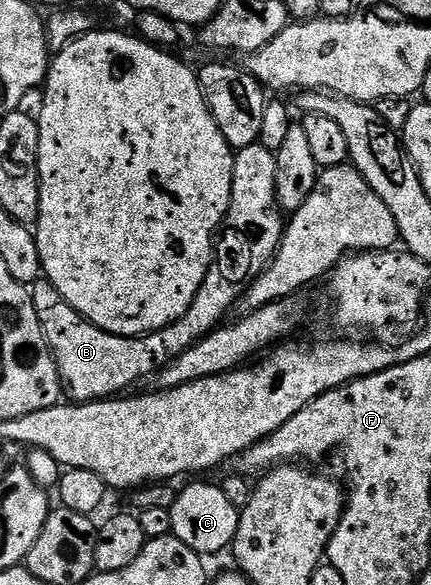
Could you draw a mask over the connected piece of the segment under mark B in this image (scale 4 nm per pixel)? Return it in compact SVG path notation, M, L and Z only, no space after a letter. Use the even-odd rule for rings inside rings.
M261 144L246 146L234 155L234 183L232 184L232 196L230 197L230 210L226 214L225 229L221 231L220 241L216 246L216 257L213 259L210 270L206 274L204 284L200 292L196 292L196 300L190 305L190 311L183 318L176 320L163 330L154 334L147 334L141 338L121 338L115 334L109 334L94 326L84 315L76 312L64 296L60 296L52 283L39 280L34 283L32 293L34 296L34 307L36 316L40 316L40 324L46 333L46 339L50 345L50 351L54 353L54 359L58 362L58 371L62 377L62 385L67 395L71 394L75 403L96 402L109 399L111 396L121 395L133 382L141 380L145 374L153 375L162 369L176 356L180 356L188 348L201 338L206 338L223 325L226 313L233 306L241 303L243 294L249 290L250 285L257 280L263 270L270 265L274 255L278 253L278 245L282 243L284 233L283 211L278 205L278 188L276 178L278 176L278 160L275 151Z

